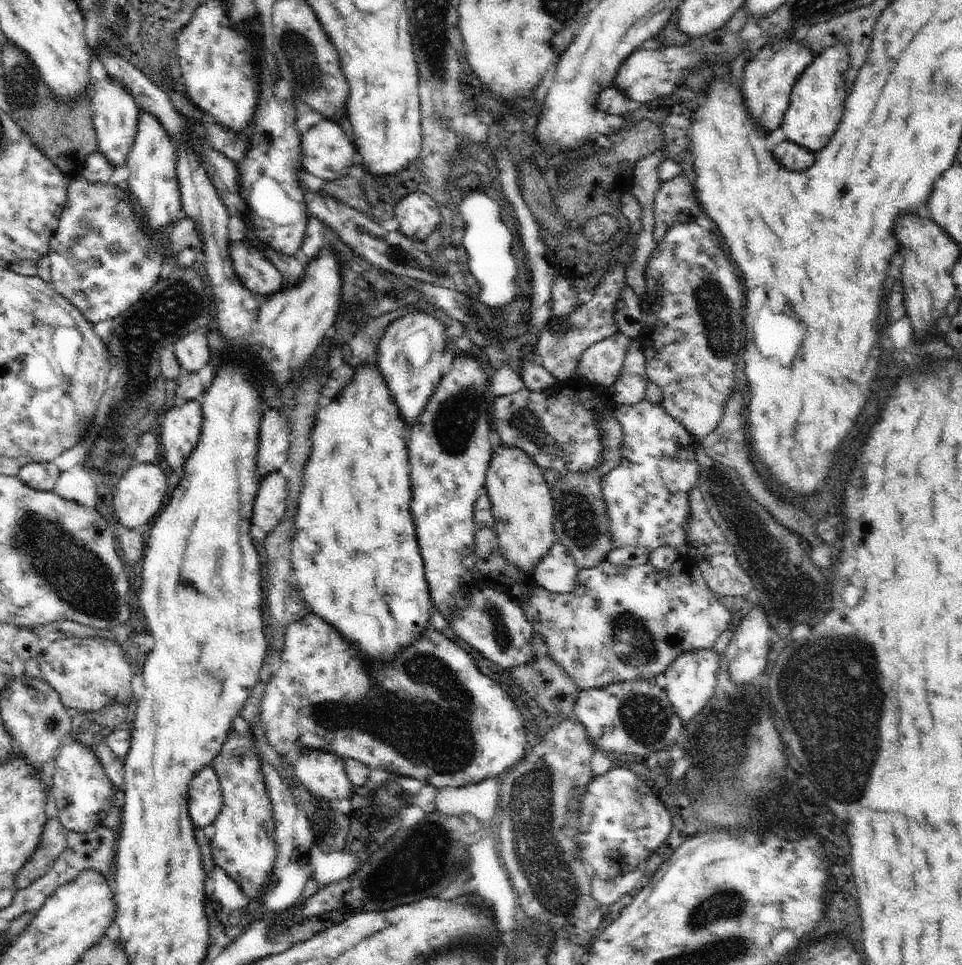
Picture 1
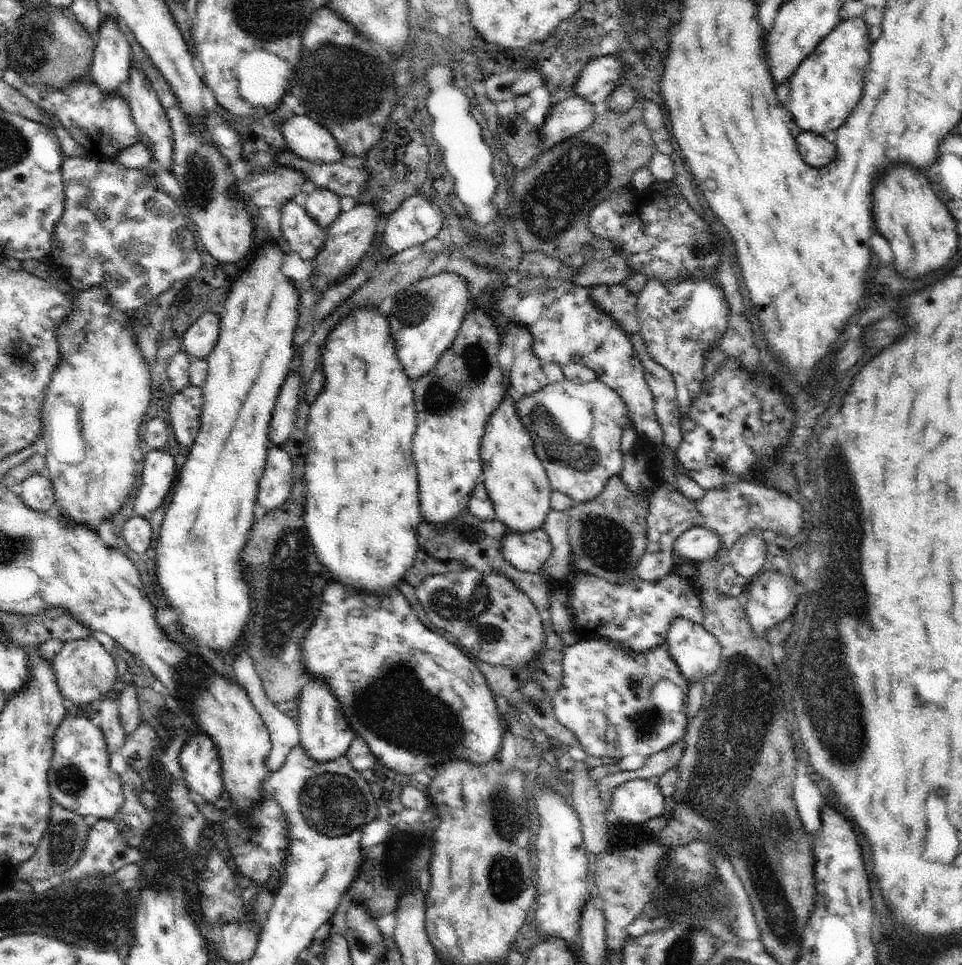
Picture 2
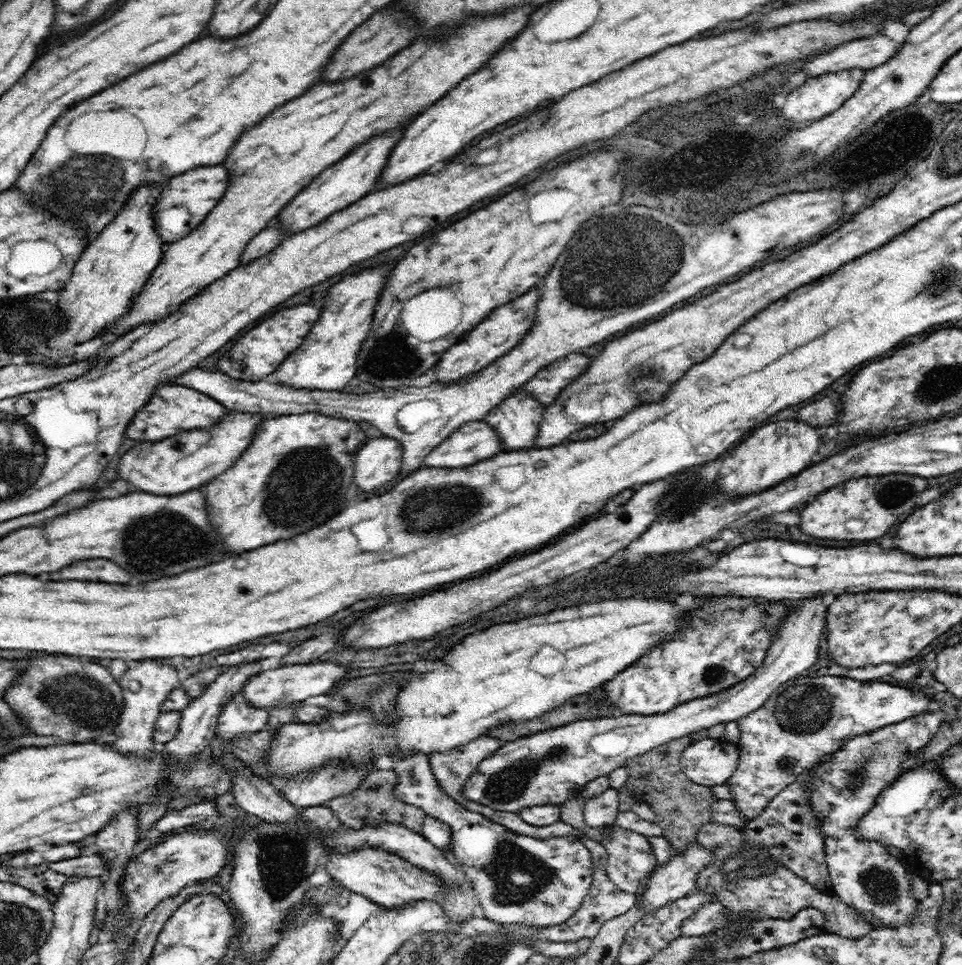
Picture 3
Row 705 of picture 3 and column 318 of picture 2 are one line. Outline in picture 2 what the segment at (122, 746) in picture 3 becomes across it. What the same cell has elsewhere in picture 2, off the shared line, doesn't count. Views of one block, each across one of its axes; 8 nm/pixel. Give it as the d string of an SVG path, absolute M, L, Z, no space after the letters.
M306 114L294 116L284 124L283 130L288 150L292 150L300 158L324 164L340 162L344 158L334 135Z

